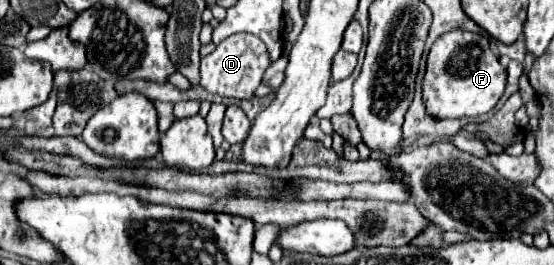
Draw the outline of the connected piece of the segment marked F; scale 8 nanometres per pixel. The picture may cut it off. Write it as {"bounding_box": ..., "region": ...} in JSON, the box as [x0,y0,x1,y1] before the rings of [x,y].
{"bounding_box":[424,29,506,119],"region":[[[456,29],[436,39],[428,55],[424,77],[424,103],[426,111],[436,119],[480,117],[488,113],[506,87],[506,69],[490,49],[490,39],[480,33]]]}

